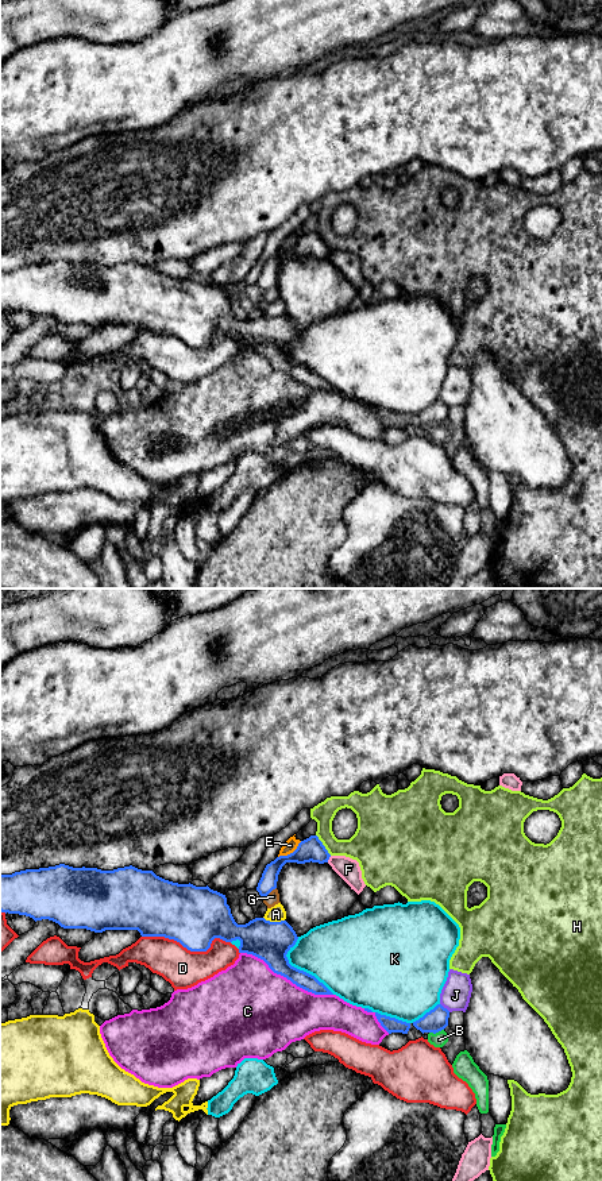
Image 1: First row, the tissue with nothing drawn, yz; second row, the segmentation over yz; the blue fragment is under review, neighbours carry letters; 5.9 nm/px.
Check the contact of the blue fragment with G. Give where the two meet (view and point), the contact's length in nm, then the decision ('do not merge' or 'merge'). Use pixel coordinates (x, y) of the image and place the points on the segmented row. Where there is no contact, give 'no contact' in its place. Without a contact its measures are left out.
contact yz (269, 892); length 100 nm; do not merge

